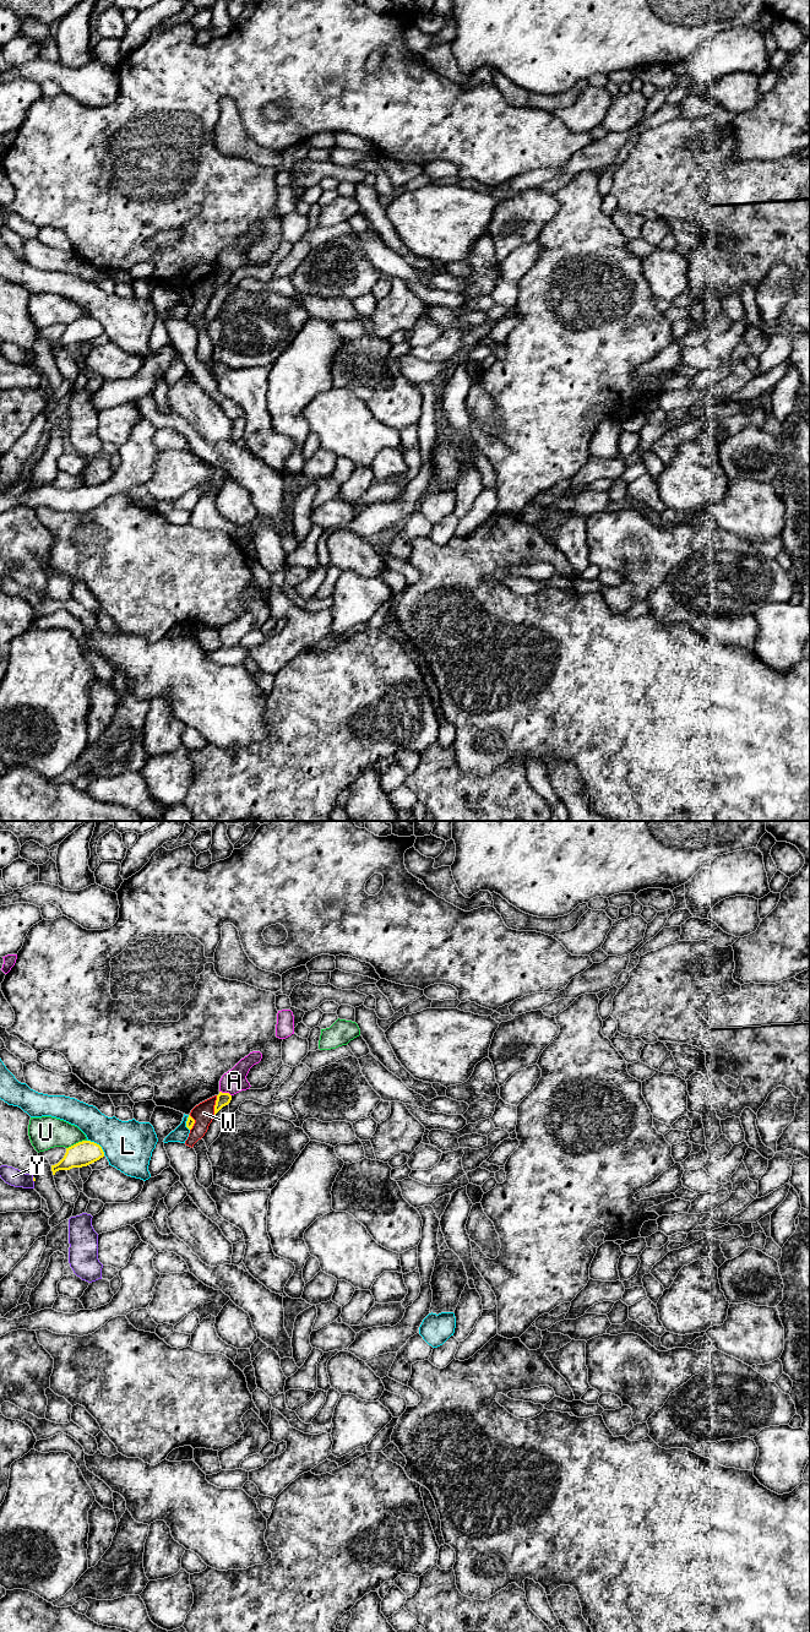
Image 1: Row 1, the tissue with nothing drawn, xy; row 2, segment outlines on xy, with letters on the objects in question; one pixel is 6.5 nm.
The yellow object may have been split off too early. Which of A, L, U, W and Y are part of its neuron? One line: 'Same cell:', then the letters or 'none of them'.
Same cell: none of them

